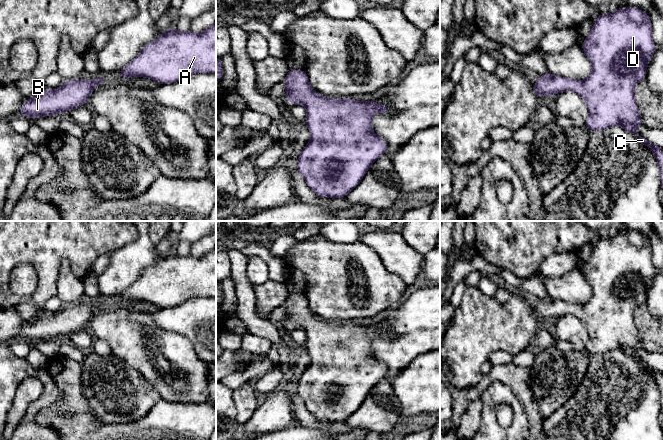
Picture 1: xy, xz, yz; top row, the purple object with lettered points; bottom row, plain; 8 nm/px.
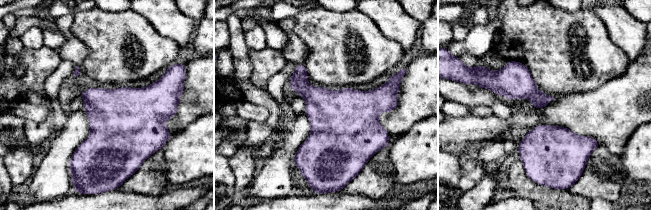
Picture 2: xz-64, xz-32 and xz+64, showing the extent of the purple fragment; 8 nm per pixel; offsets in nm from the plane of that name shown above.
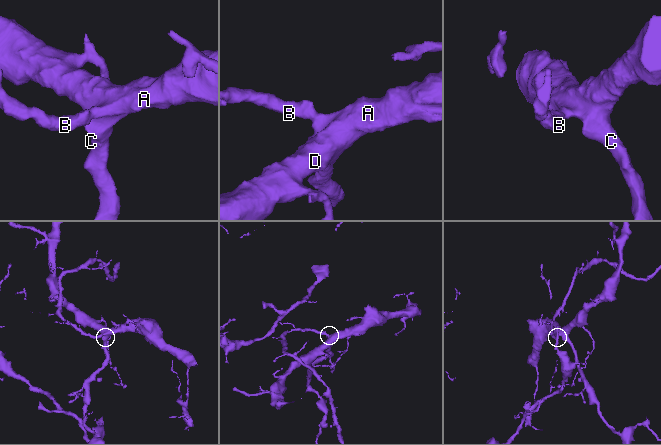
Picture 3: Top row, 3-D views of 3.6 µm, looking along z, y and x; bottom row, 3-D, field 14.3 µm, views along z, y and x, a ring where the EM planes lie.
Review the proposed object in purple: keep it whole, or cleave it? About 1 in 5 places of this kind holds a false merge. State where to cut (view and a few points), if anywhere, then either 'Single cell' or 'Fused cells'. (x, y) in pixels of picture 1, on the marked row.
No split. Single cell

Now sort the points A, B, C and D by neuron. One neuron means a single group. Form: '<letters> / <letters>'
A B C D

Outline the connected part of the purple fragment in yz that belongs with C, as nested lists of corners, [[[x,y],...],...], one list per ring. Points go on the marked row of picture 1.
[[[620,7],[612,14],[599,14],[596,16],[595,23],[588,37],[583,41],[581,48],[592,64],[592,72],[587,79],[581,81],[555,76],[548,71],[540,76],[536,84],[532,84],[534,94],[538,97],[542,97],[551,94],[558,95],[565,91],[574,91],[578,93],[585,99],[588,107],[589,115],[585,124],[588,130],[602,131],[611,126],[621,126],[626,131],[633,134],[641,145],[651,149],[660,167],[661,189],[663,190],[663,149],[651,143],[647,138],[644,138],[635,131],[638,126],[644,125],[634,98],[635,85],[645,80],[647,66],[657,49],[657,45],[654,44],[652,39],[650,14],[645,14],[638,7]]]

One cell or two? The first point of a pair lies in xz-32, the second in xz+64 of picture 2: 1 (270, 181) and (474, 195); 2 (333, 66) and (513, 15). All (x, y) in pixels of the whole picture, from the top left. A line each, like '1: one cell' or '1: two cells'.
1: one cell
2: one cell

